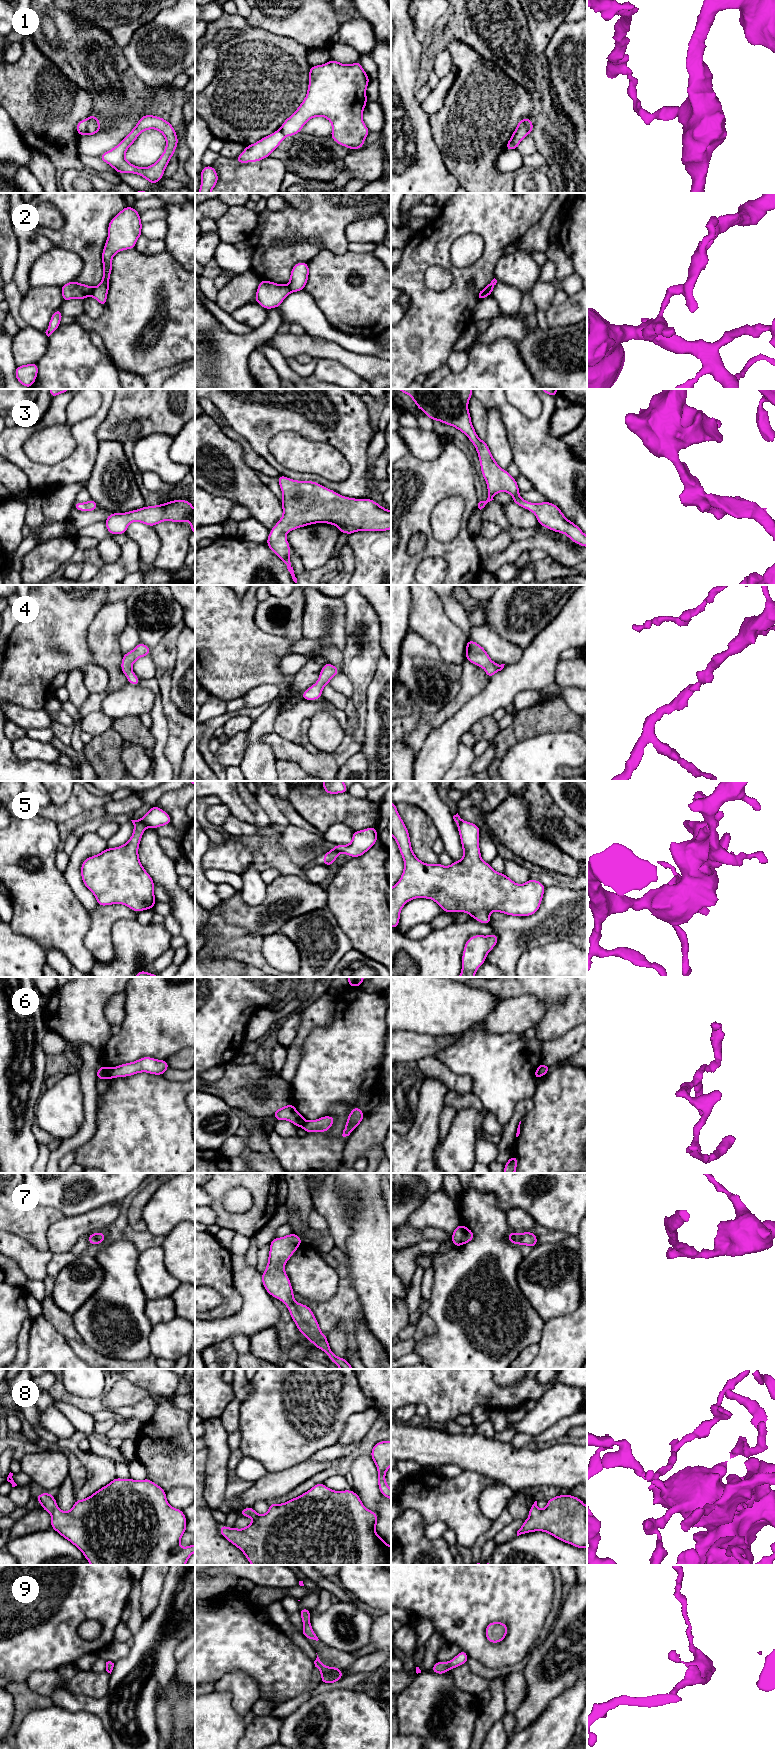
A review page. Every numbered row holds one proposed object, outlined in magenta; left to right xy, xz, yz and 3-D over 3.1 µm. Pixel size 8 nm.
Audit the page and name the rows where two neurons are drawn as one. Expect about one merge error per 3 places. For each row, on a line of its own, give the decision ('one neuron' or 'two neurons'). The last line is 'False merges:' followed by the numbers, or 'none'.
1: two neurons
2: two neurons
3: one neuron
4: one neuron
5: two neurons
6: two neurons
7: one neuron
8: one neuron
9: one neuron
False merges: 1, 2, 5, 6

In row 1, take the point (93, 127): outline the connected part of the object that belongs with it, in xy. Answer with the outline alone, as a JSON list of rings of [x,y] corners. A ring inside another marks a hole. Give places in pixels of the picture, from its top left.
[[[90,115],[88,117],[88,125],[85,135],[95,135],[99,132],[100,127],[101,123],[99,122],[98,118],[95,115]]]

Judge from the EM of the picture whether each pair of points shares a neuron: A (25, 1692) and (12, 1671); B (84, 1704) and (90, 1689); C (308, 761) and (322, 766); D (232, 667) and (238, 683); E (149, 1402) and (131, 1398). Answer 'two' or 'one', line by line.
A: two
B: two
C: one
D: one
E: two

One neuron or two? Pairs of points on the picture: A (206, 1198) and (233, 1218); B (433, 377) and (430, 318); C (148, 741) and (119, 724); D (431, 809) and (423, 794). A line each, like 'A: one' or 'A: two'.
A: two
B: two
C: one
D: one

